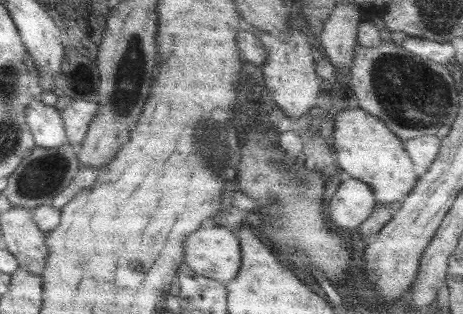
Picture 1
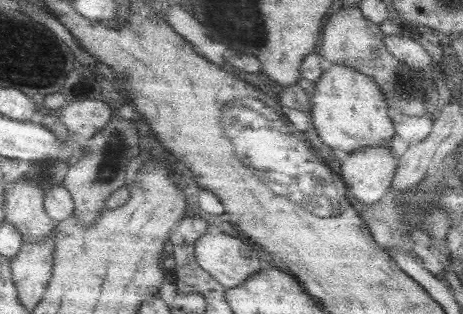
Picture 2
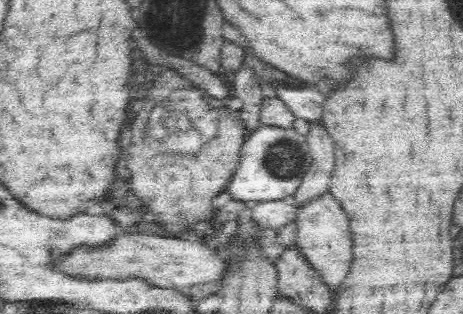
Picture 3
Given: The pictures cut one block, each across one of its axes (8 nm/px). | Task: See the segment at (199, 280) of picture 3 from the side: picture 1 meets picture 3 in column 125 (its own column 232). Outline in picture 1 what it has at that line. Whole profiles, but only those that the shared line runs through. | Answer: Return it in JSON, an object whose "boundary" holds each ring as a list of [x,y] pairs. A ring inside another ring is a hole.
{"boundary":[[[199,228],[183,240],[183,264],[203,278],[229,284],[241,266],[237,236],[225,228]]]}

